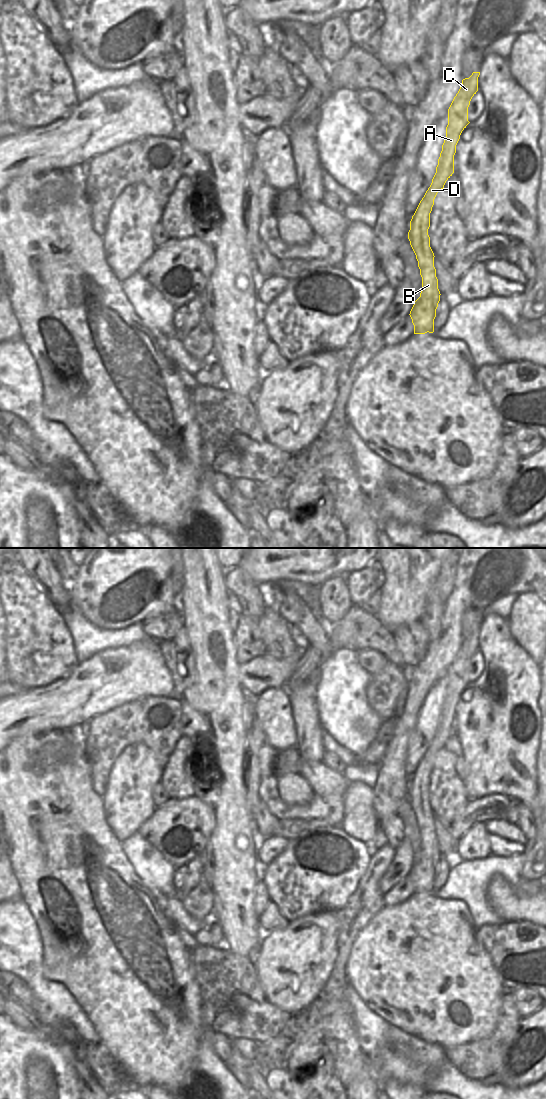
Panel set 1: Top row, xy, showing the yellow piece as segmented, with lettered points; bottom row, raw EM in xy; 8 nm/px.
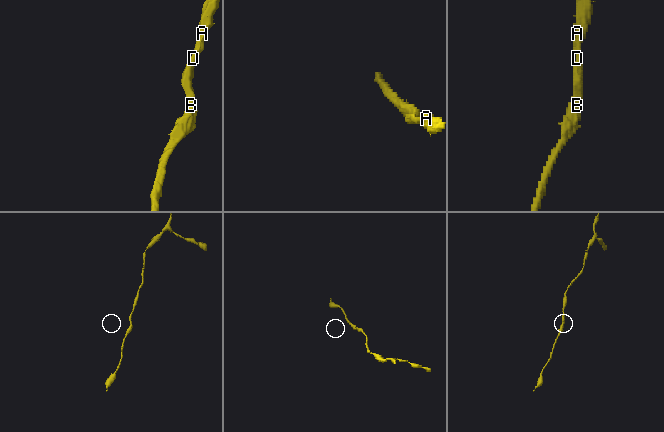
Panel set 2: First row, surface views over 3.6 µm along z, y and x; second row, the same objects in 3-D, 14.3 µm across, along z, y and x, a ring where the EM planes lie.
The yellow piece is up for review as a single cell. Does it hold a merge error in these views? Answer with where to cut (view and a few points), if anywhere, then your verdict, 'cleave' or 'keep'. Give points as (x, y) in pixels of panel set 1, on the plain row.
no cut | keep

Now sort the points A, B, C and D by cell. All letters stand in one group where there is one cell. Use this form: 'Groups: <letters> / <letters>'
Groups: A B C D.

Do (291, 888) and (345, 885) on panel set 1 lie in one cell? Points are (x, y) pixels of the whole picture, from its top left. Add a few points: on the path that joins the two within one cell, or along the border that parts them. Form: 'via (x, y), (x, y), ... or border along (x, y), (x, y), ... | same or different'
via (304, 885), (332, 885) | same

